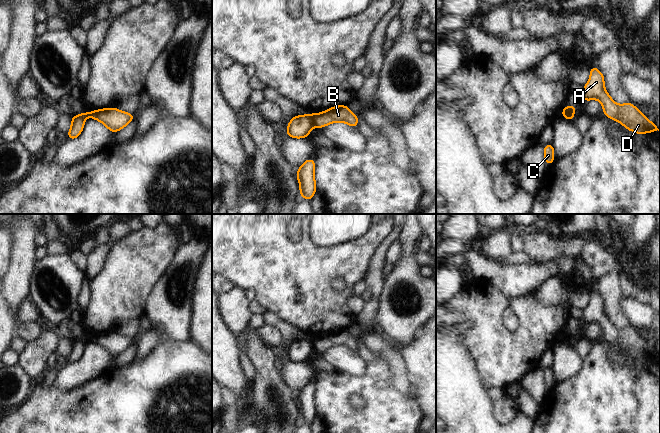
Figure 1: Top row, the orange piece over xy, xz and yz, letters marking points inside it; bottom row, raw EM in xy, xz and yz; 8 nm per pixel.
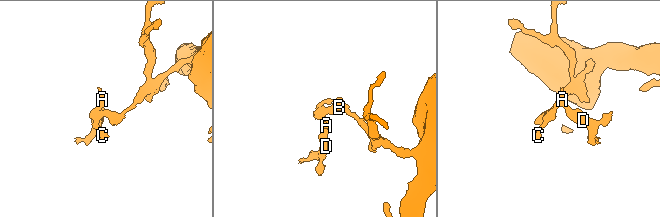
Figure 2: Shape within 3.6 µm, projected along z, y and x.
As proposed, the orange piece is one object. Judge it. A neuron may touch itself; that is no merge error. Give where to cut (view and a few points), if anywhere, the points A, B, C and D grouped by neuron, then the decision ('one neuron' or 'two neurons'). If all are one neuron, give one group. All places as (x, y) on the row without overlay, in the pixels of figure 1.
xz (311, 339), (314, 349) | A C D / B | two neurons

